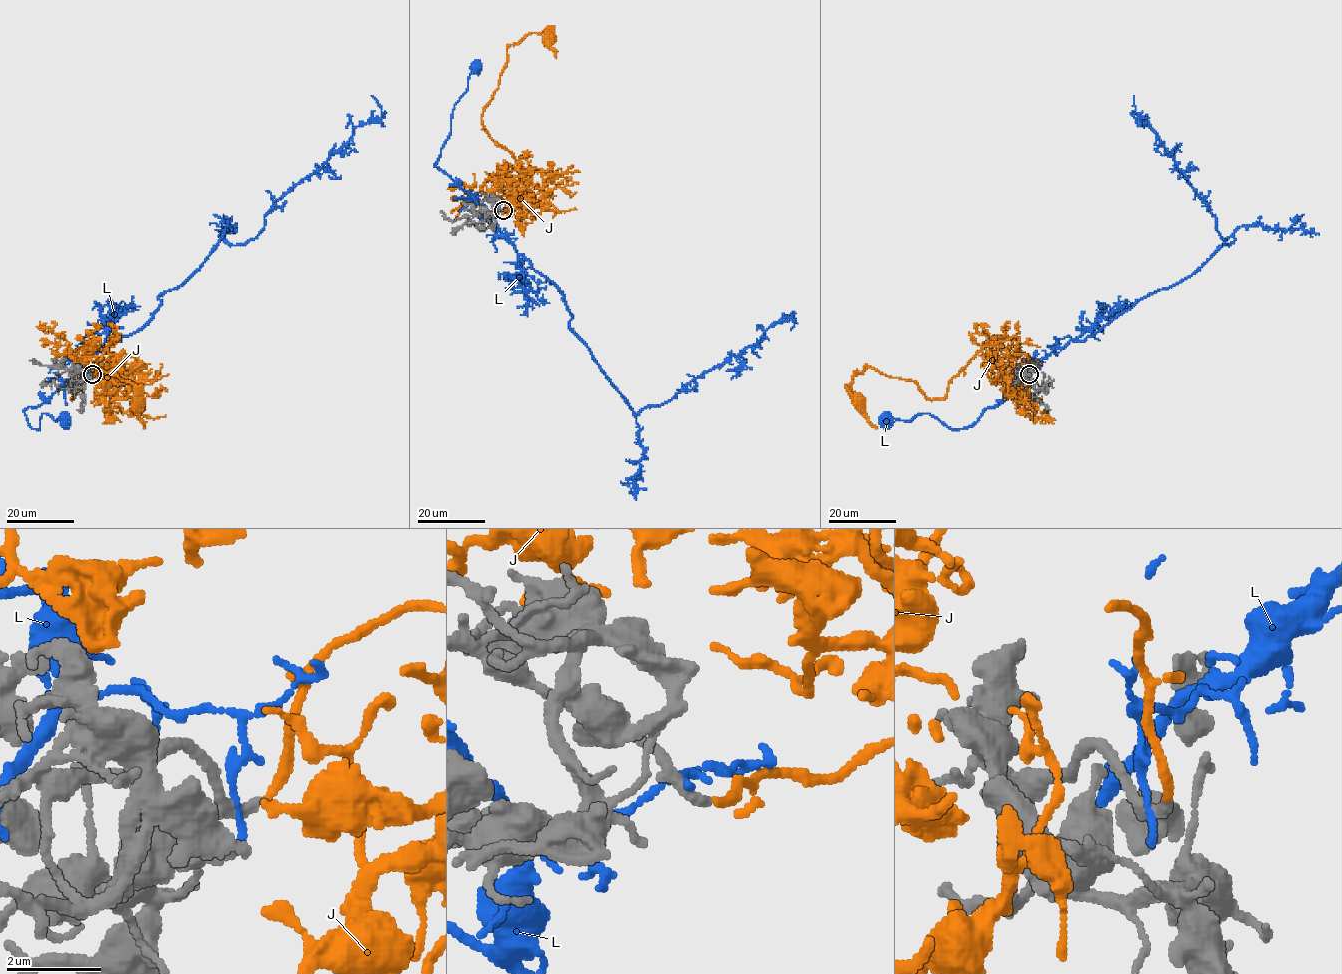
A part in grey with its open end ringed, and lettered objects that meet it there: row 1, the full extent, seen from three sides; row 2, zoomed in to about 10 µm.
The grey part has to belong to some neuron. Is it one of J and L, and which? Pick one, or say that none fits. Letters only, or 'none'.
J

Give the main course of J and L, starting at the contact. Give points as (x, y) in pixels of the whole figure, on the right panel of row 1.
J: (1029, 374), (1012, 336), (988, 343), (943, 398), (866, 367), (852, 378), (859, 401)
L: (1028, 375), (1033, 367), (971, 425), (949, 428), (928, 413), (908, 421), (887, 418)

